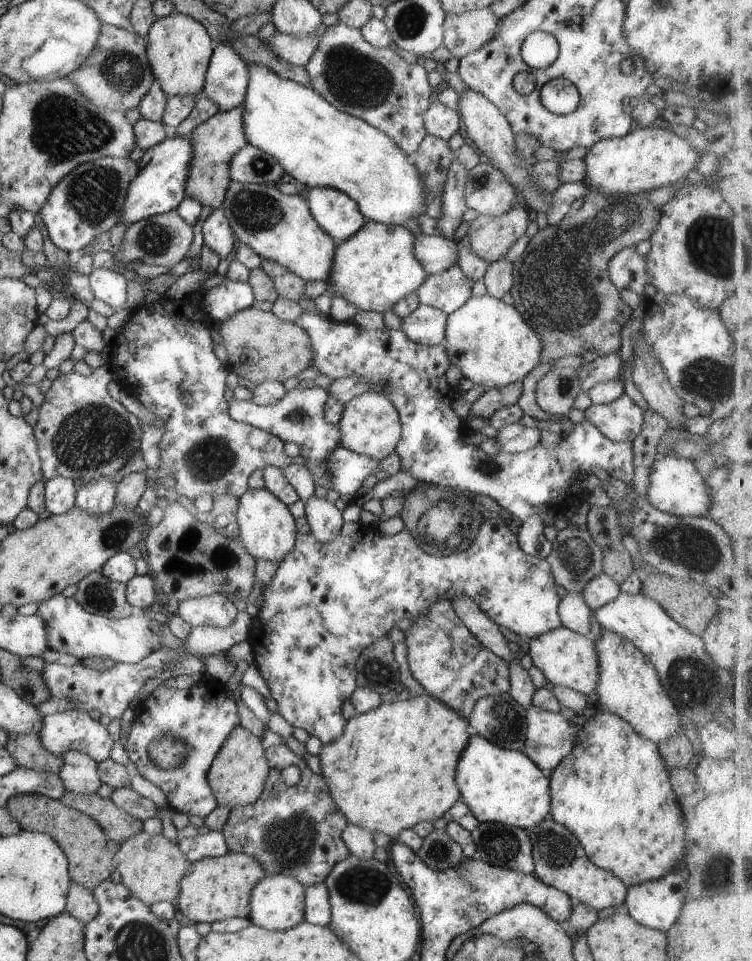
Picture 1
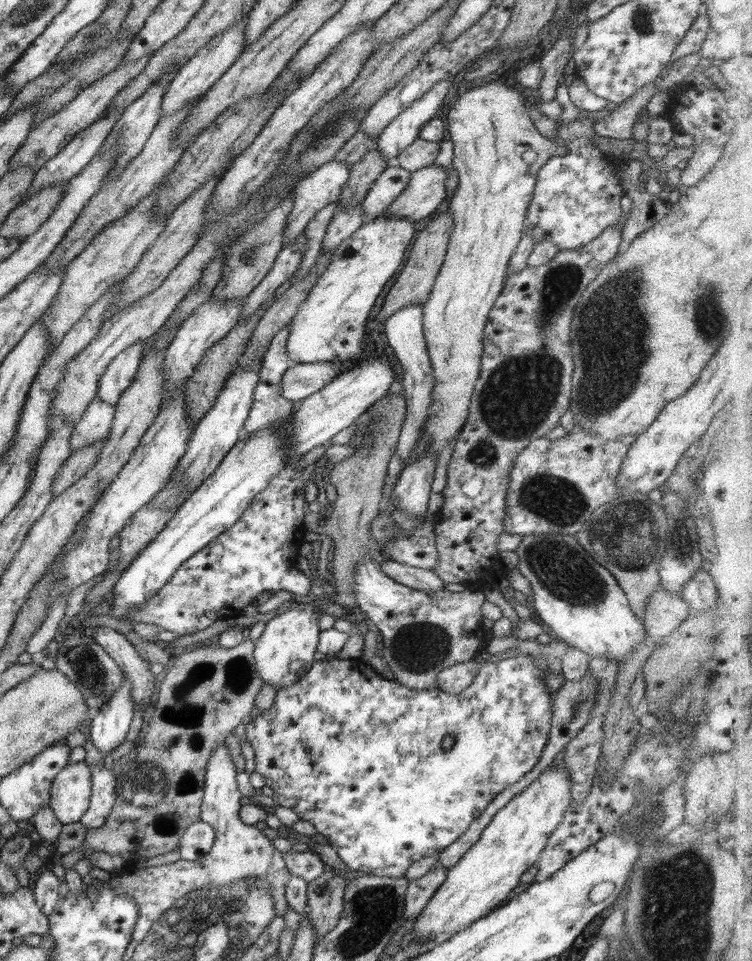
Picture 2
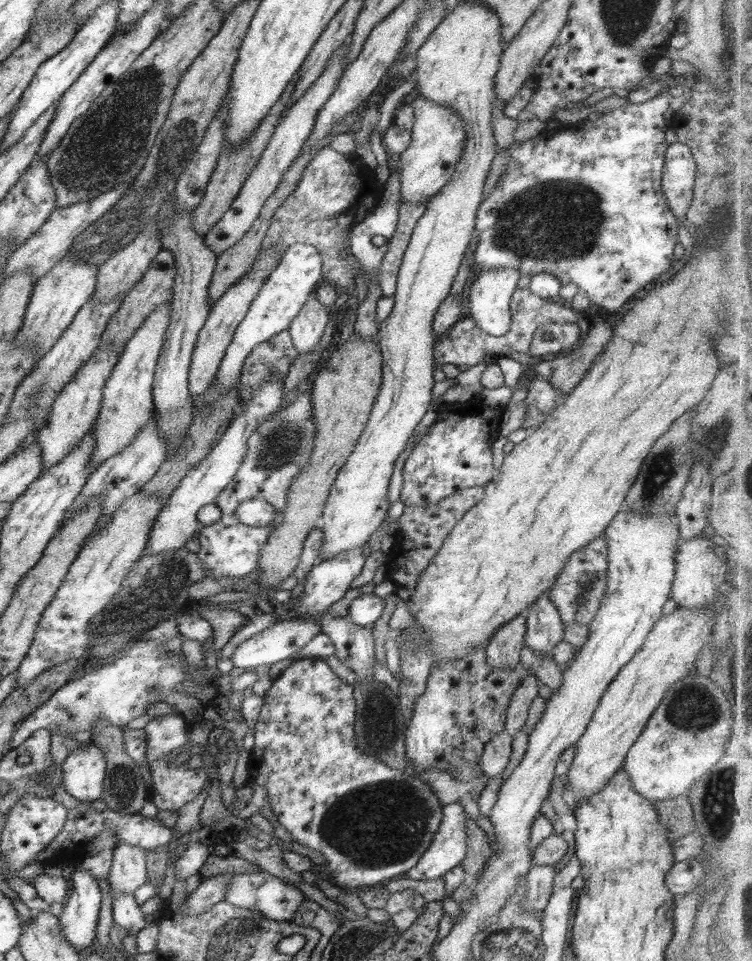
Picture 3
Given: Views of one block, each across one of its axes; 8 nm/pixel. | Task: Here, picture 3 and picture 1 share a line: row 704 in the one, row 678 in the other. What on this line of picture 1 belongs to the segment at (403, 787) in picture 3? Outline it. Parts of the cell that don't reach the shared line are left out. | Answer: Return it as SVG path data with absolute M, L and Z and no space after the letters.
M486 514L484 522L481 523L474 542L465 551L454 553L444 557L436 557L424 552L414 541L411 532L403 529L401 532L387 536L381 534L377 528L362 527L356 533L346 535L340 533L327 543L317 541L313 534L298 534L292 552L289 552L278 564L274 576L262 585L258 613L252 619L251 629L247 641L252 646L253 664L255 664L270 691L270 697L276 700L277 713L291 724L294 728L304 728L308 734L316 736L322 744L331 743L343 732L347 720L342 717L342 704L350 699L352 693L357 689L357 672L355 662L365 648L371 647L375 640L386 637L388 632L394 628L394 624L403 618L417 619L420 615L428 612L428 609L436 604L436 601L448 599L452 602L455 597L468 597L472 599L498 626L508 628L521 637L533 638L538 635L556 630L563 626L559 617L559 602L556 593L557 584L550 572L550 564L546 559L533 557L522 552L517 534L513 534L505 520L496 515Z

